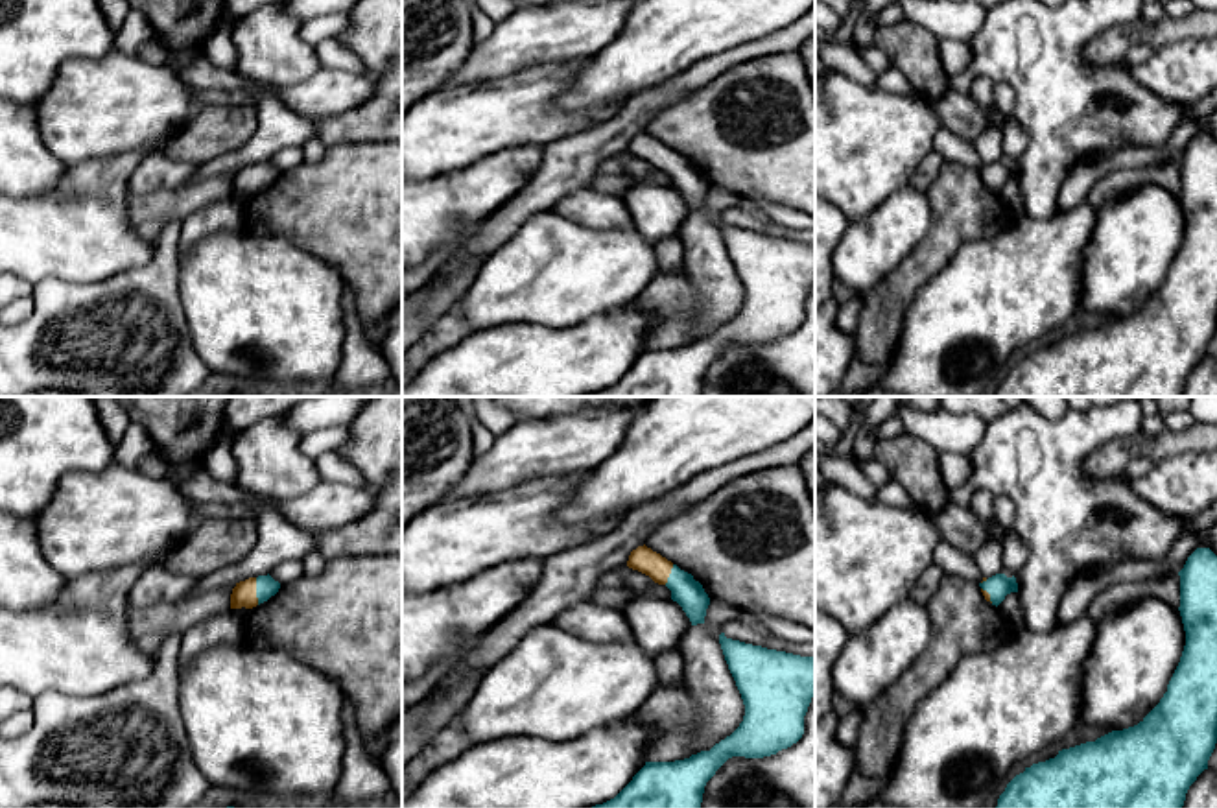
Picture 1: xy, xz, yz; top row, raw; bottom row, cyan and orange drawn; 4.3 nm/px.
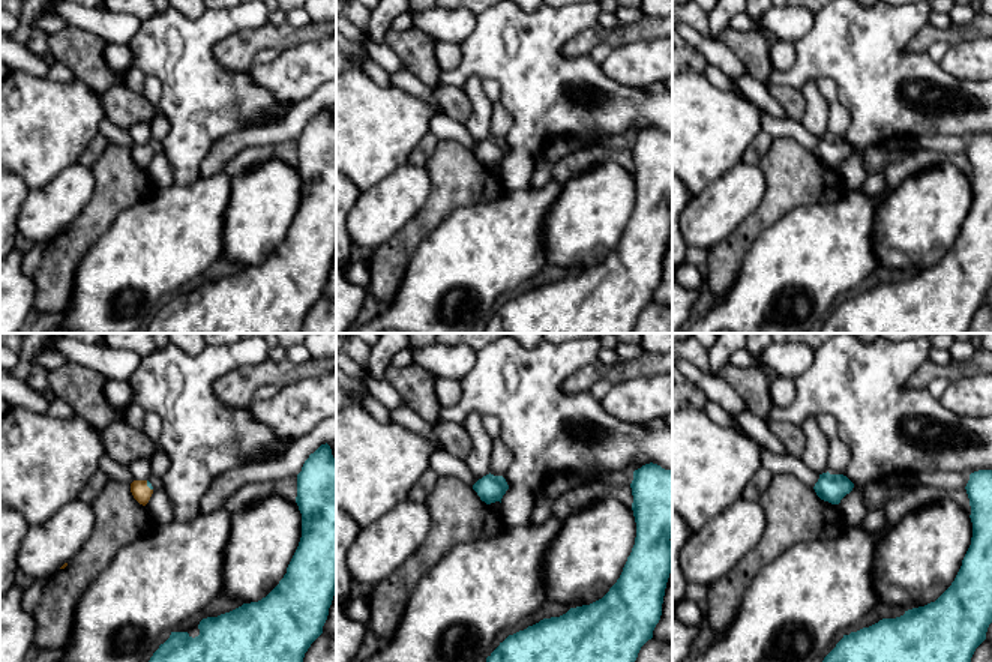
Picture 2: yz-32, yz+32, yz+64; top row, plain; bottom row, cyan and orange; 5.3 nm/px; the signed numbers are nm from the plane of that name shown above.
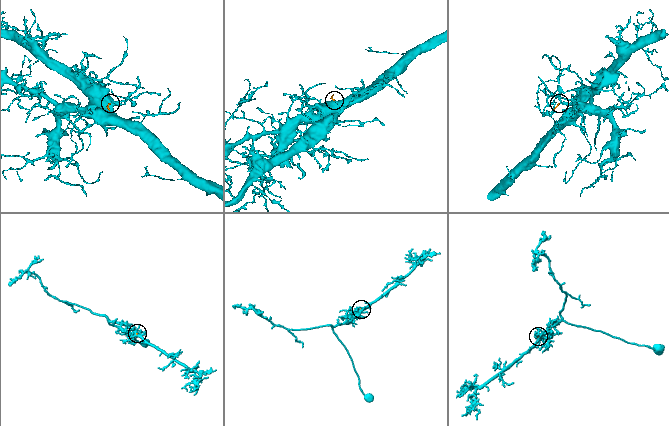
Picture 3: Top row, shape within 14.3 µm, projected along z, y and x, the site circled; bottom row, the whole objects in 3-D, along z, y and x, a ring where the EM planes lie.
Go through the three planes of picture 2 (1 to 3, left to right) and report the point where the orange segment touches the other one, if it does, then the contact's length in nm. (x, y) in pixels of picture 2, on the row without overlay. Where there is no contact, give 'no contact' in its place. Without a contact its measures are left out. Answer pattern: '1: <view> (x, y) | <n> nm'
1: yz-32 (147, 149) | 70 nm
2: no contact
3: no contact

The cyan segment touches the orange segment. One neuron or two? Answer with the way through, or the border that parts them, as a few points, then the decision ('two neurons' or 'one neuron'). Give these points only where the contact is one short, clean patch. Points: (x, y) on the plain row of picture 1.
runs through xy (266, 174), (257, 178), (244, 181); one neuron

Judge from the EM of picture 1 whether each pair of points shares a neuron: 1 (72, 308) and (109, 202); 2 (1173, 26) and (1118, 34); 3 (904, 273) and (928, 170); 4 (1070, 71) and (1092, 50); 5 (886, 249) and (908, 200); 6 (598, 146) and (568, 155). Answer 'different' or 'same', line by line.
1: different
2: same
3: different
4: different
5: same
6: same

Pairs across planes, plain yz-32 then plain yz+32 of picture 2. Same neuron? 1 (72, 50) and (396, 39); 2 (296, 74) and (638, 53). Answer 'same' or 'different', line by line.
1: same
2: same

